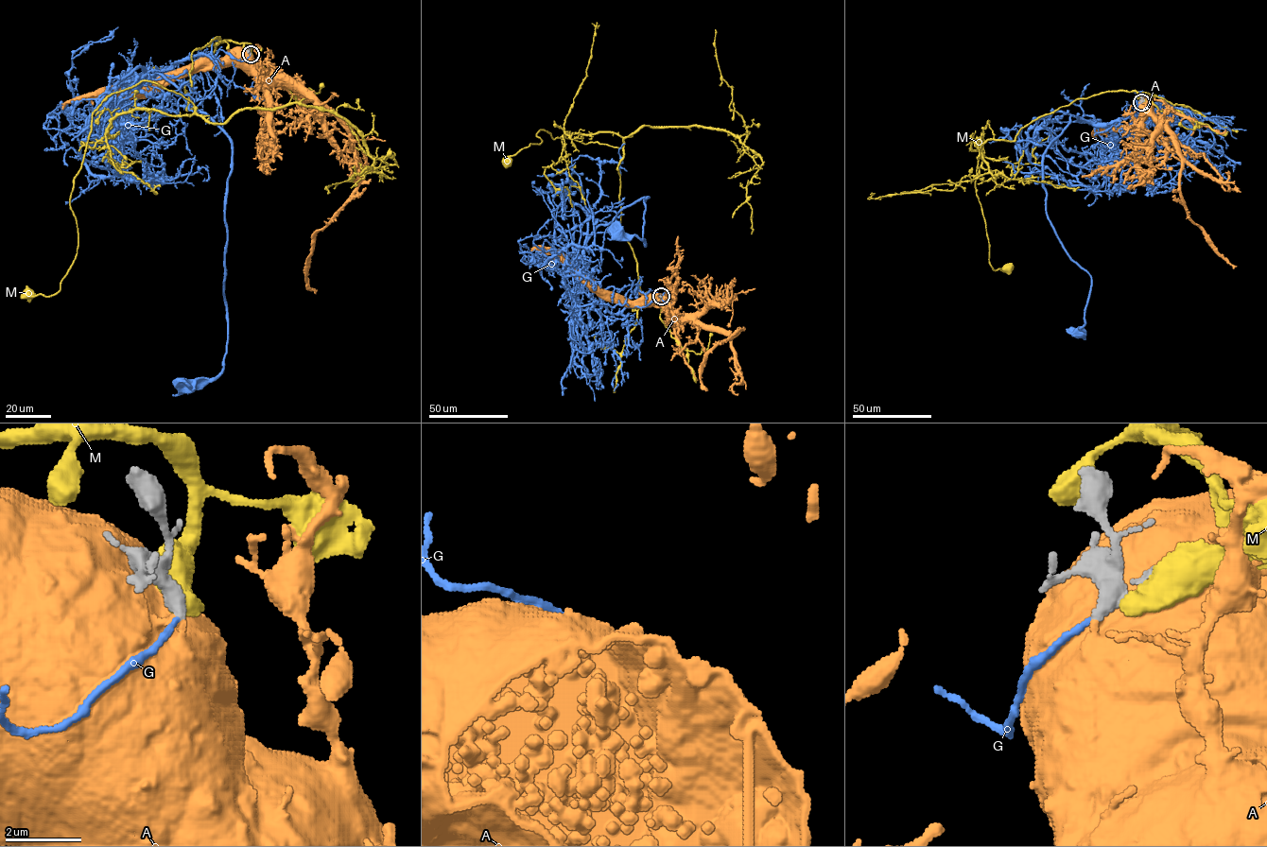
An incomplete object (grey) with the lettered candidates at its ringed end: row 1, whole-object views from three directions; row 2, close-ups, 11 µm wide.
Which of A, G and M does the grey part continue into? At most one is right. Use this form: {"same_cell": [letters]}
{"same_cell": ["A"]}

